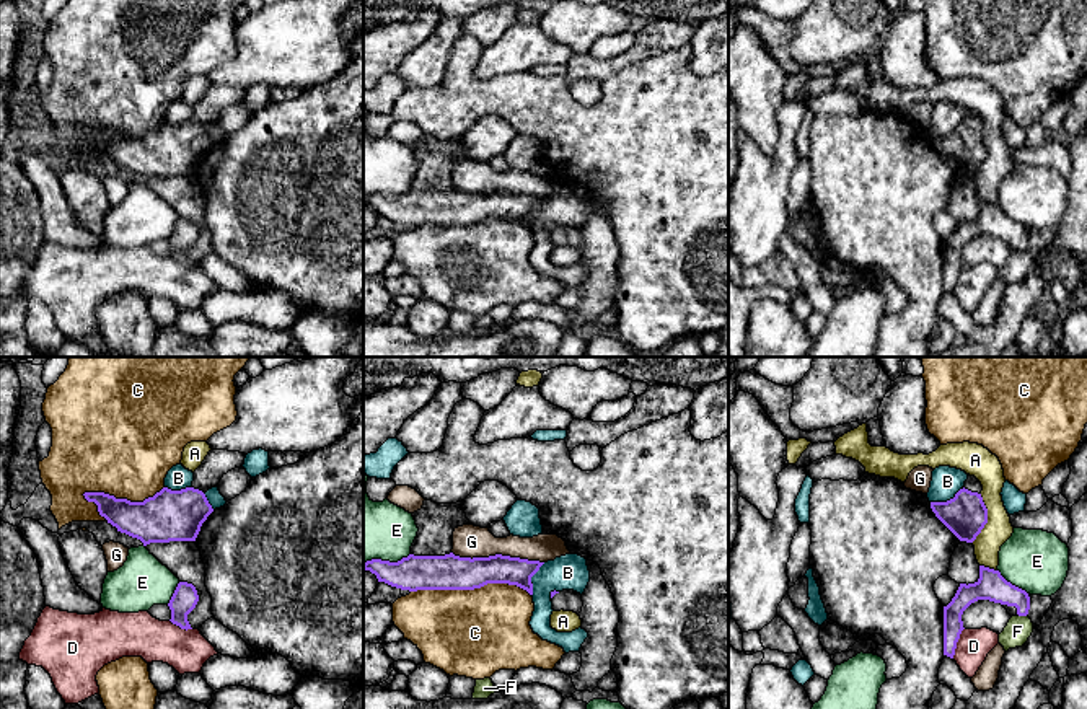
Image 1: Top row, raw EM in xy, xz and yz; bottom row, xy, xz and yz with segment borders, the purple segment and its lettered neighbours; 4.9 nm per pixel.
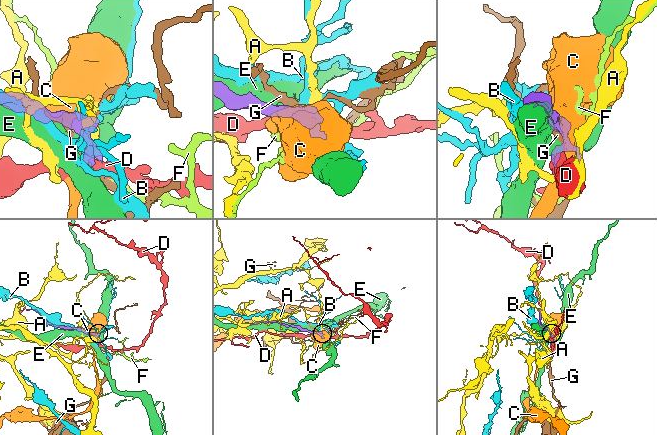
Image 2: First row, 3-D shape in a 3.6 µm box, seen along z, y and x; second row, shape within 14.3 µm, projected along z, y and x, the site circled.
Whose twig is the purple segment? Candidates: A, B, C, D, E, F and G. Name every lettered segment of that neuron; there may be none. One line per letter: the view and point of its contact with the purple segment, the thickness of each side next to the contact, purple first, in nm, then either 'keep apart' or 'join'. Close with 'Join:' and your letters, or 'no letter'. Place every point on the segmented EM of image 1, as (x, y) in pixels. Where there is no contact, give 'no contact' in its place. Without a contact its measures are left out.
A: meets purple in yz at (986, 519); 220 nm thick on the purple side, 150 nm on the other; keep apart
B: meets purple in yz at (947, 501); 220 nm thick on the purple side, 150 nm on the other; keep apart
C: meets purple in xz at (471, 589); 180 nm thick on the purple side, 440 nm on the other; keep apart
D: meets purple in yz at (957, 641); 100 nm thick on the purple side, 160 nm on the other; keep apart
E: meets purple in yz at (1011, 584); 150 nm thick on the purple side, 300 nm on the other; keep apart
F: meets purple in yz at (1022, 615); 150 nm thick on the purple side, 130 nm on the other; keep apart
G: meets purple in xz at (497, 554); 180 nm thick on the purple side, 160 nm on the other; keep apart
Join: no letter

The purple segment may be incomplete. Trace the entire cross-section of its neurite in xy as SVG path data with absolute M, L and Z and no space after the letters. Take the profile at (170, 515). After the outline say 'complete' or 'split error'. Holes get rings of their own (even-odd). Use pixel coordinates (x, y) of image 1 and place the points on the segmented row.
M210 450L194 471L191 487L171 491L163 487L143 502L116 499L104 492L85 492L88 502L98 505L101 517L117 531L150 543L196 541L202 523L213 512L205 492L218 486L231 469L244 465L244 453Z; split error

